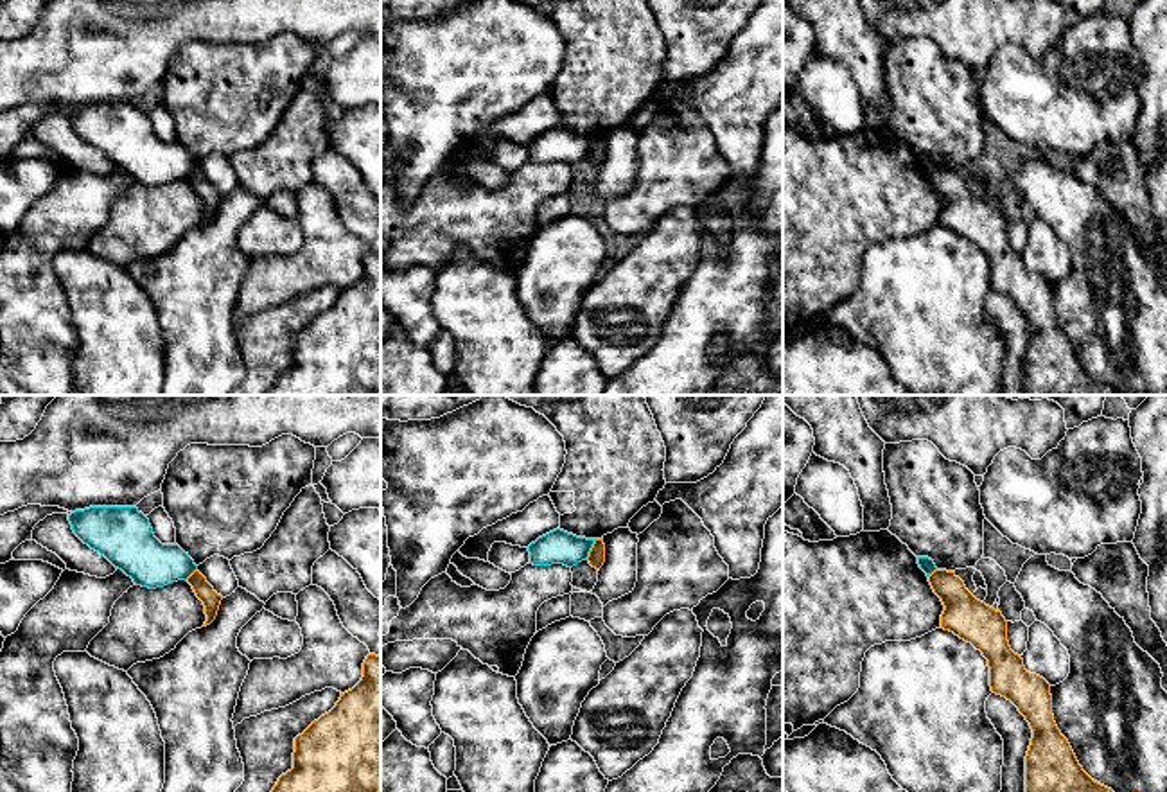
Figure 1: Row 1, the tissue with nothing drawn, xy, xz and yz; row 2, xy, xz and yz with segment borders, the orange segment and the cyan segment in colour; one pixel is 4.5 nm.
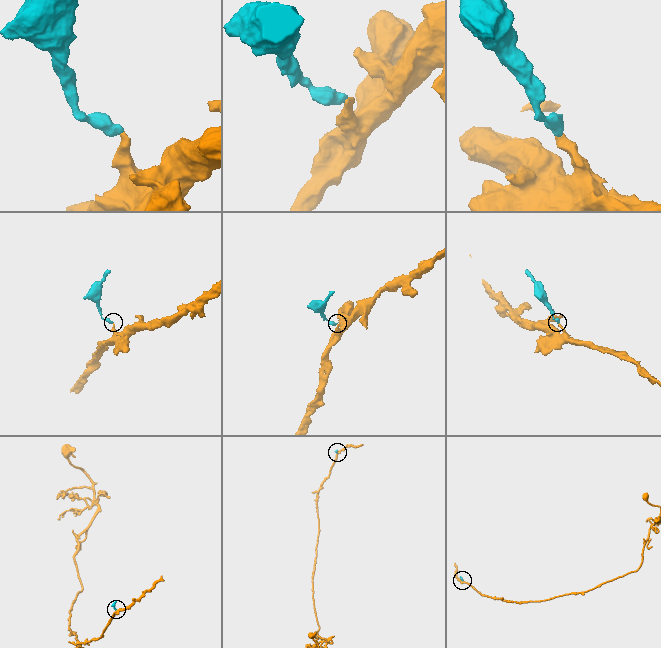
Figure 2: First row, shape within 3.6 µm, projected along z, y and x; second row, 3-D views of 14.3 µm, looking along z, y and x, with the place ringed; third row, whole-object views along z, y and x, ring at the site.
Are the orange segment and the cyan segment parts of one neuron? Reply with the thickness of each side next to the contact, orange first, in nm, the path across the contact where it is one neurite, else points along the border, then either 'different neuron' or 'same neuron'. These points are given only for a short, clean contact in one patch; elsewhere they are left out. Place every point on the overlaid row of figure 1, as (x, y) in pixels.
80/150 nm | along xz (596, 539), (586, 559) | different neuron

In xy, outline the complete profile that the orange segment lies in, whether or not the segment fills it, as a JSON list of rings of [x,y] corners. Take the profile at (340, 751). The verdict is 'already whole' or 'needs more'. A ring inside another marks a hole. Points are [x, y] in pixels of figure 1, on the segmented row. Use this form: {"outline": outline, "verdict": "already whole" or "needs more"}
{"outline": [[[368,654],[361,681],[294,738],[293,769],[271,792],[381,790],[381,657]]], "verdict": "already whole"}

